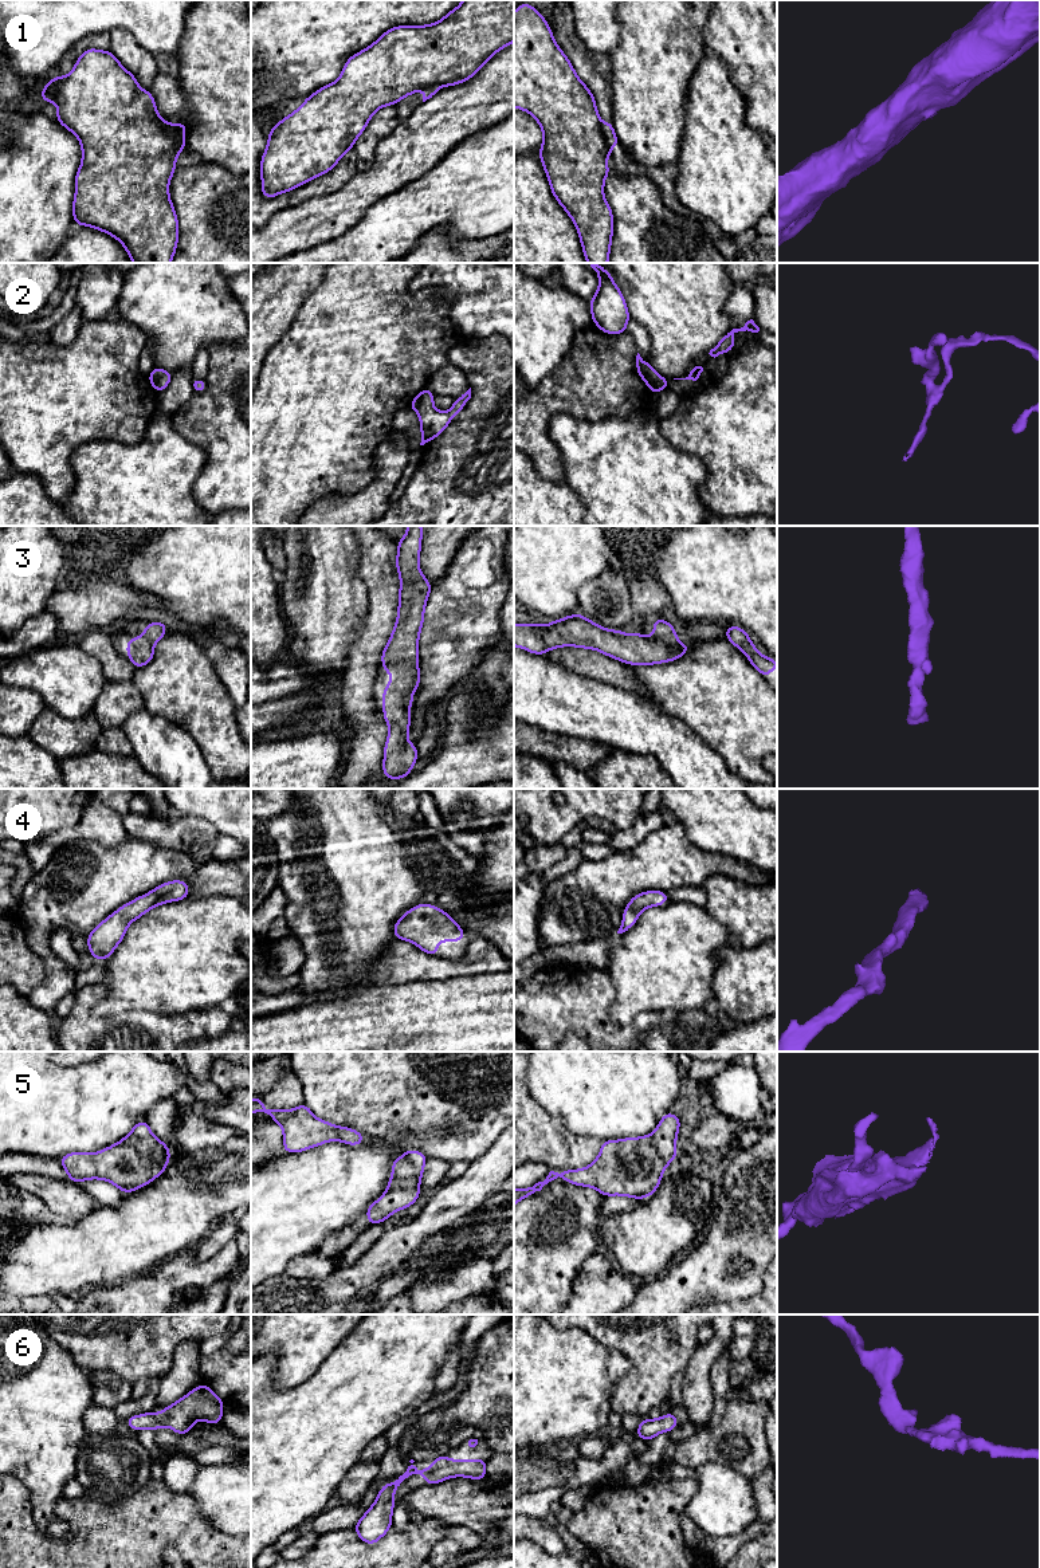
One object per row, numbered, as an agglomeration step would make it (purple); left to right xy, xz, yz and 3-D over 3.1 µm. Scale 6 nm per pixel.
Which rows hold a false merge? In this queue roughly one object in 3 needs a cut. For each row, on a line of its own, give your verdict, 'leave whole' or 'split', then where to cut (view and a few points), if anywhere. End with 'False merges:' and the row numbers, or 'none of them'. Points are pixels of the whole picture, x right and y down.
1: split | yz (600, 122), (604, 141), (609, 150)
2: leave whole | no cut
3: split | yz (652, 637), (660, 641), (678, 643)
4: leave whole | no cut
5: leave whole | no cut
6: leave whole | no cut
False merges: 1, 3

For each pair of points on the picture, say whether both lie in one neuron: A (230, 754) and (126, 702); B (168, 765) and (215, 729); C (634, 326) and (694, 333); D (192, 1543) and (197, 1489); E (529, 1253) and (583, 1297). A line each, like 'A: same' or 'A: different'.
A: different
B: different
C: different
D: different
E: different

